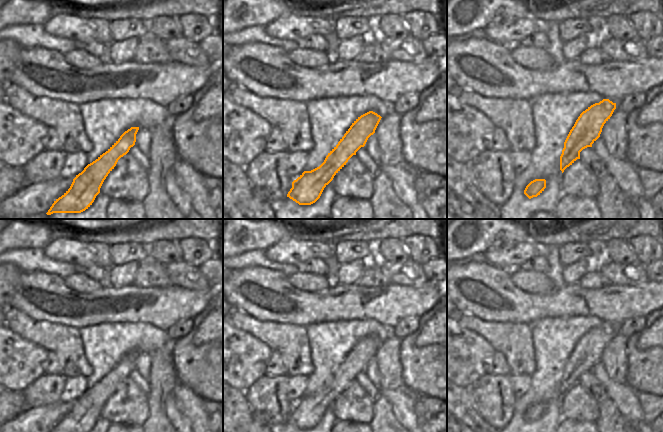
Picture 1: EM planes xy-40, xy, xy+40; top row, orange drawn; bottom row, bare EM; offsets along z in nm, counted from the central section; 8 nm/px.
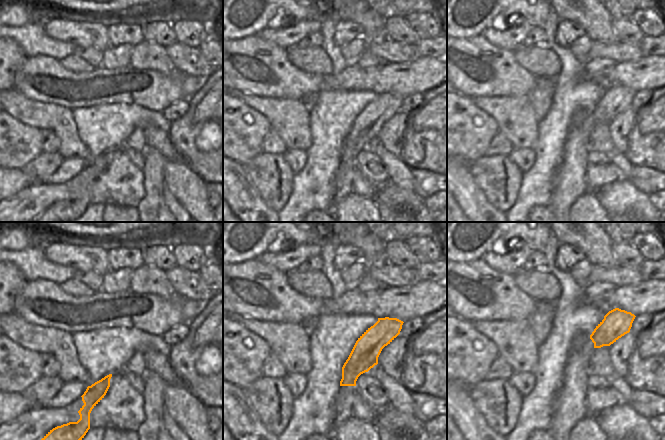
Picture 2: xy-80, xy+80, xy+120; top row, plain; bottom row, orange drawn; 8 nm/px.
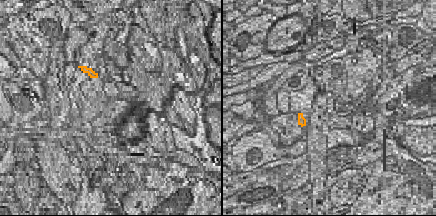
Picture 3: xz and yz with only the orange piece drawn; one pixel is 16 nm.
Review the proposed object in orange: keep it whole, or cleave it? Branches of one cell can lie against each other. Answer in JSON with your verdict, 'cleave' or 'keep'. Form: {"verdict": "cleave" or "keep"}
{"verdict": "keep"}

